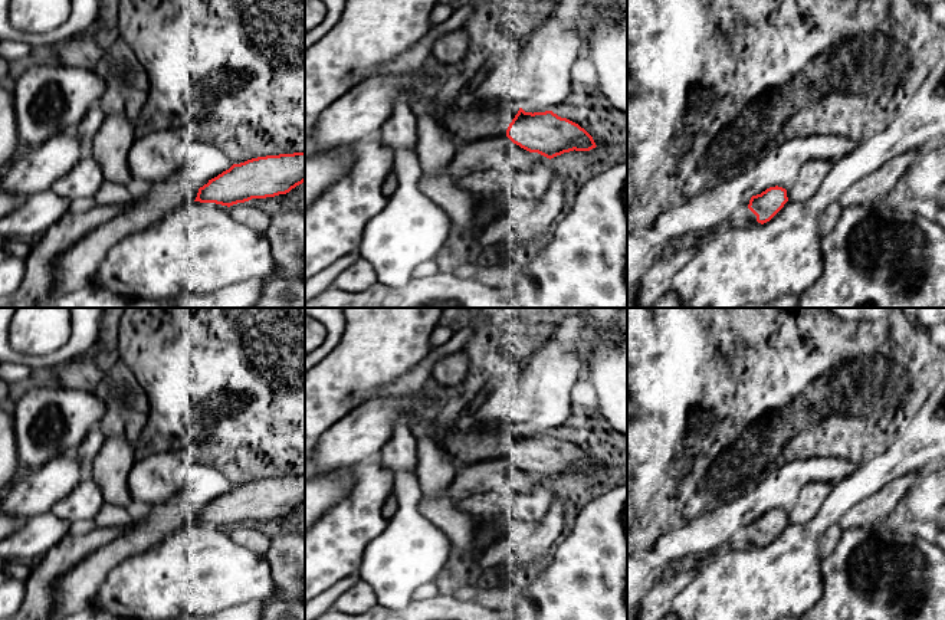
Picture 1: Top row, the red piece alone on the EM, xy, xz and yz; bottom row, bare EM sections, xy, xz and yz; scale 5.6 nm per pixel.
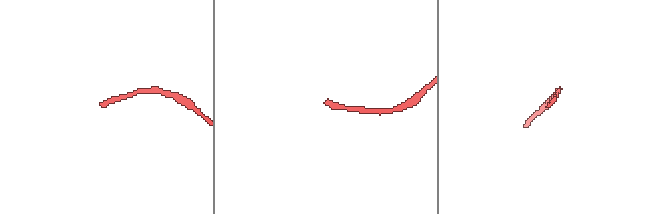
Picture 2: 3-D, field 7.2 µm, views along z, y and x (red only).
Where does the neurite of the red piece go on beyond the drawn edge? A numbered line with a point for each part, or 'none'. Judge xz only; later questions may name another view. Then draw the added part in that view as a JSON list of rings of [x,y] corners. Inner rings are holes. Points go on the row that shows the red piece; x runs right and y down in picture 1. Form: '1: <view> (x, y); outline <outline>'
1: xz (476, 121); outline [[[475,101],[467,106],[443,106],[434,104],[442,117],[442,127],[450,138],[460,138],[463,142],[505,137],[506,129],[519,106],[512,104],[488,105]]]

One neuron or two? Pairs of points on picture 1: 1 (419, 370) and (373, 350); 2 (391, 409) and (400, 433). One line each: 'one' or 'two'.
1: two
2: two

